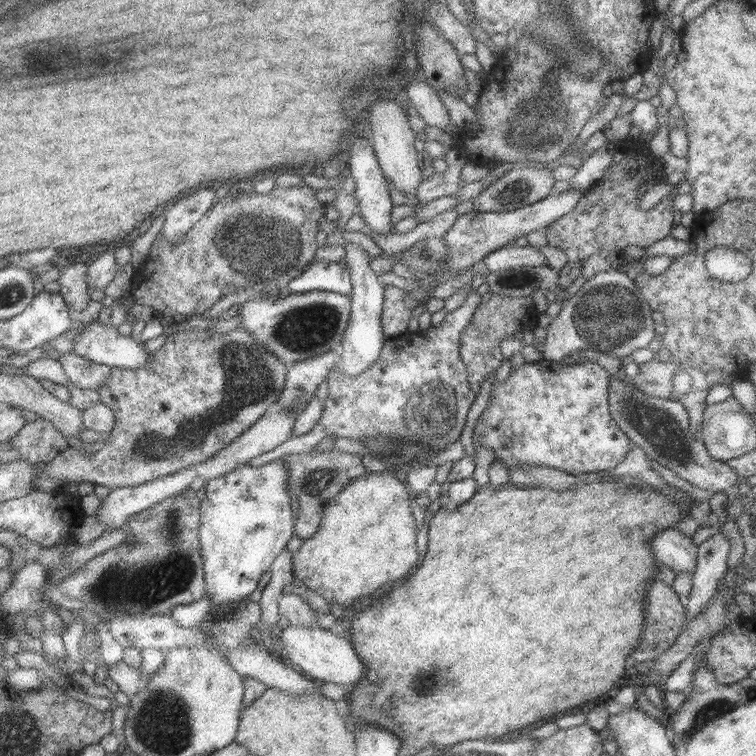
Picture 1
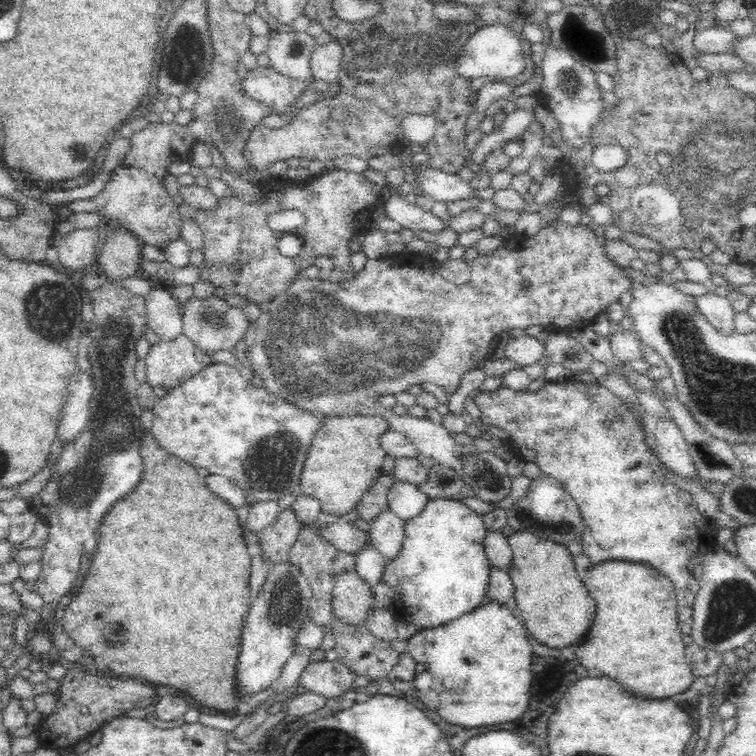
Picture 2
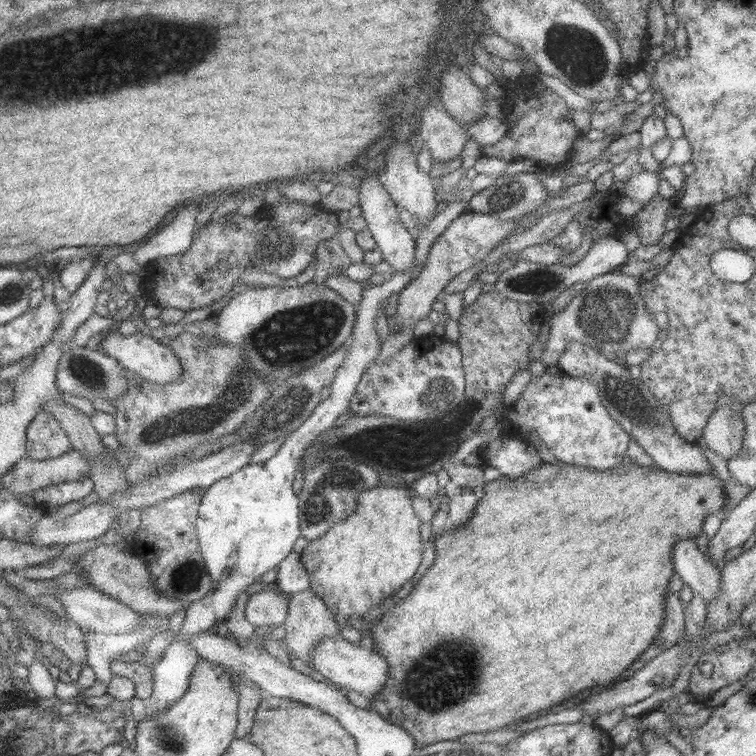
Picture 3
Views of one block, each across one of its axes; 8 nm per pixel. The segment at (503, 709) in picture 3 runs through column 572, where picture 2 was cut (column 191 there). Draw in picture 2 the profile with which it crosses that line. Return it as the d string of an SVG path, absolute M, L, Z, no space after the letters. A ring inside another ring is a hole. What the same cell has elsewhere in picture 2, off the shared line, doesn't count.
M144 430L140 439L140 455L143 462L142 480L125 497L119 498L103 514L102 522L97 528L98 545L93 554L92 563L87 570L88 576L78 587L78 592L73 596L71 602L65 606L63 615L63 636L69 642L70 648L79 658L92 660L94 656L100 656L112 677L133 677L137 681L150 682L150 684L162 684L170 688L184 690L191 698L200 702L203 706L215 708L222 712L232 711L238 706L239 701L244 698L237 694L236 687L236 664L242 650L241 632L243 620L251 607L252 596L250 588L251 556L246 548L243 532L244 526L236 515L236 509L228 504L223 498L216 496L207 485L204 477L198 475L195 466L189 462L179 460L160 446L150 430Z

